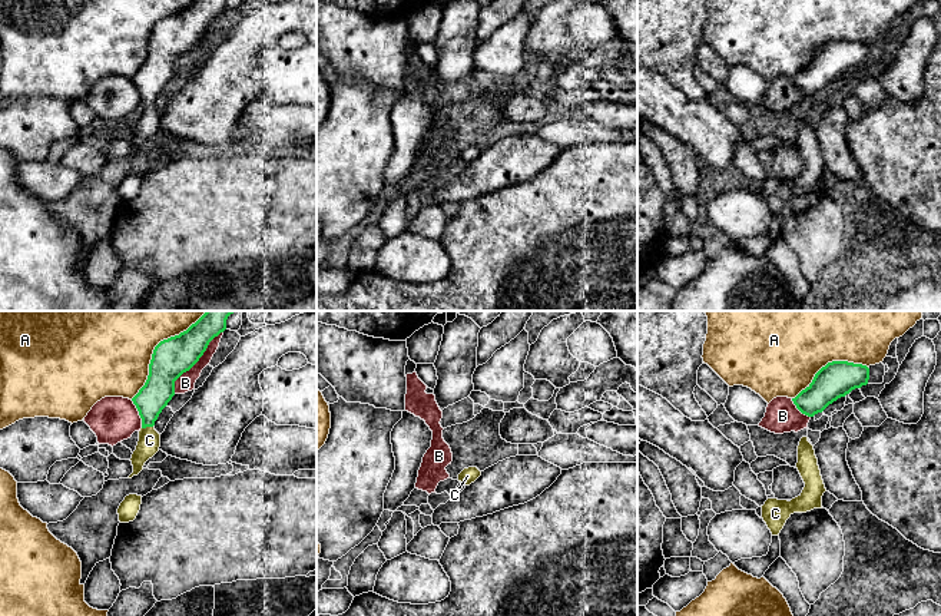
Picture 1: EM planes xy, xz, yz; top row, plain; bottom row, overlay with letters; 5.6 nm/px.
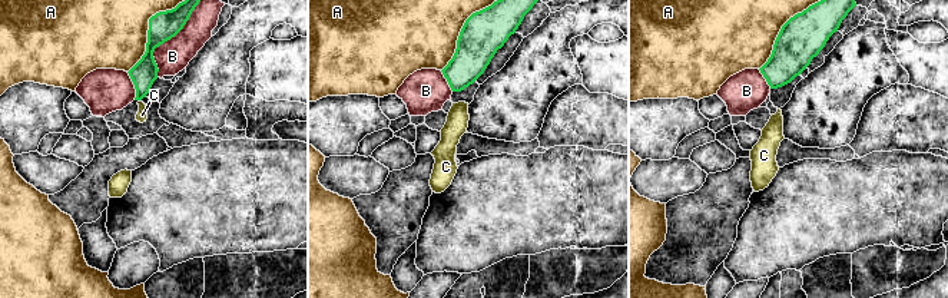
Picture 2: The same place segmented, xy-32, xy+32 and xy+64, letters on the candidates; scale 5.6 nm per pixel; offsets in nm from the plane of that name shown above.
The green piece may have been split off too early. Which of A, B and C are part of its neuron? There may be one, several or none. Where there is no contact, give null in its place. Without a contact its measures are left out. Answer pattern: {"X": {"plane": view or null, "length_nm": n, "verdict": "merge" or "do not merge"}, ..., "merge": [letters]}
{"A": {"plane": "xy", "length_nm": 600, "verdict": "do not merge"}, "B": {"plane": "xy", "length_nm": 440, "verdict": "do not merge"}, "C": {"plane": "xy", "length_nm": 70, "verdict": "merge"}, "merge": ["C"]}

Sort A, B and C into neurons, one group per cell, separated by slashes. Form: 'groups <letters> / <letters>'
groups A / B / C

